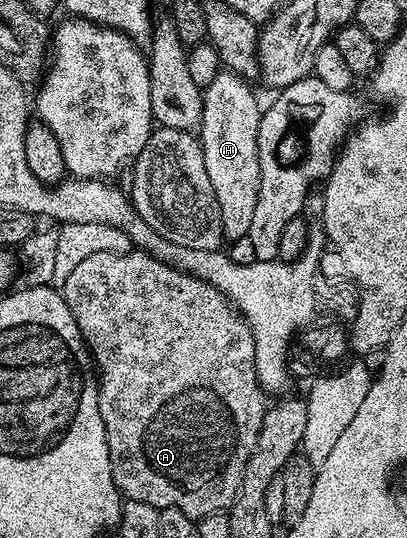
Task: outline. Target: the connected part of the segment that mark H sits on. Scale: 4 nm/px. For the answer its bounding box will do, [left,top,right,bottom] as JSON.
[198,71,262,243]

